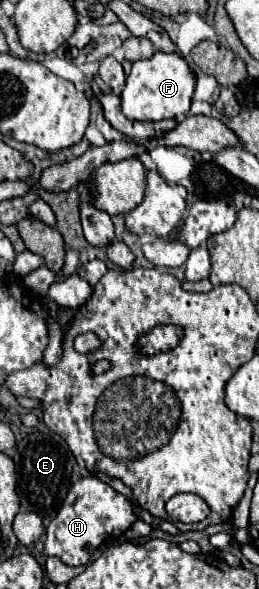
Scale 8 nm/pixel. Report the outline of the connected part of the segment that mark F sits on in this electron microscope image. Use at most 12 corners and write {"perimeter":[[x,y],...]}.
{"perimeter":[[178,54],[132,64],[120,94],[128,120],[190,110],[194,76]]}

